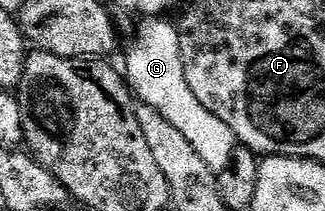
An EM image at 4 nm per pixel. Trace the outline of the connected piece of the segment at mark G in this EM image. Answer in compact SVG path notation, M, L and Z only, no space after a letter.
M146 16L138 26L138 35L130 46L130 55L126 58L124 77L139 103L151 105L168 123L172 124L196 148L196 153L204 160L208 168L217 172L228 168L236 139L232 128L220 120L200 100L192 88L188 88L188 76L184 76L184 60L180 60L180 36L173 21L165 22L162 16Z

